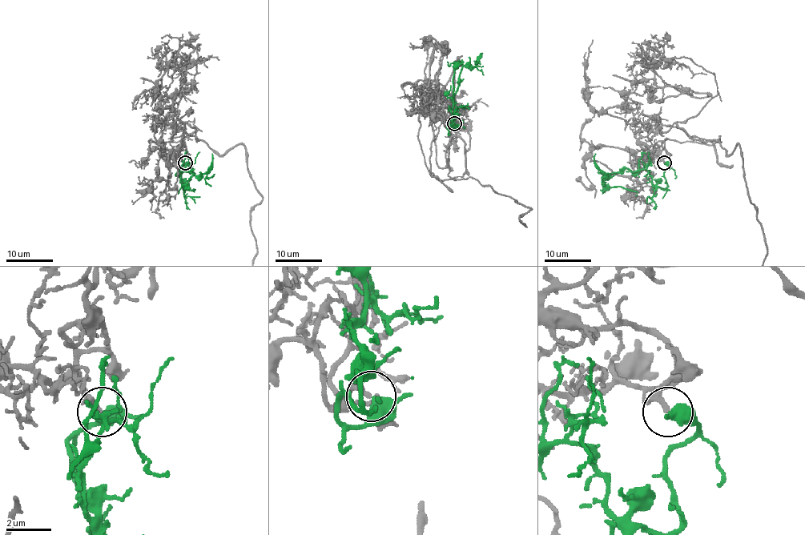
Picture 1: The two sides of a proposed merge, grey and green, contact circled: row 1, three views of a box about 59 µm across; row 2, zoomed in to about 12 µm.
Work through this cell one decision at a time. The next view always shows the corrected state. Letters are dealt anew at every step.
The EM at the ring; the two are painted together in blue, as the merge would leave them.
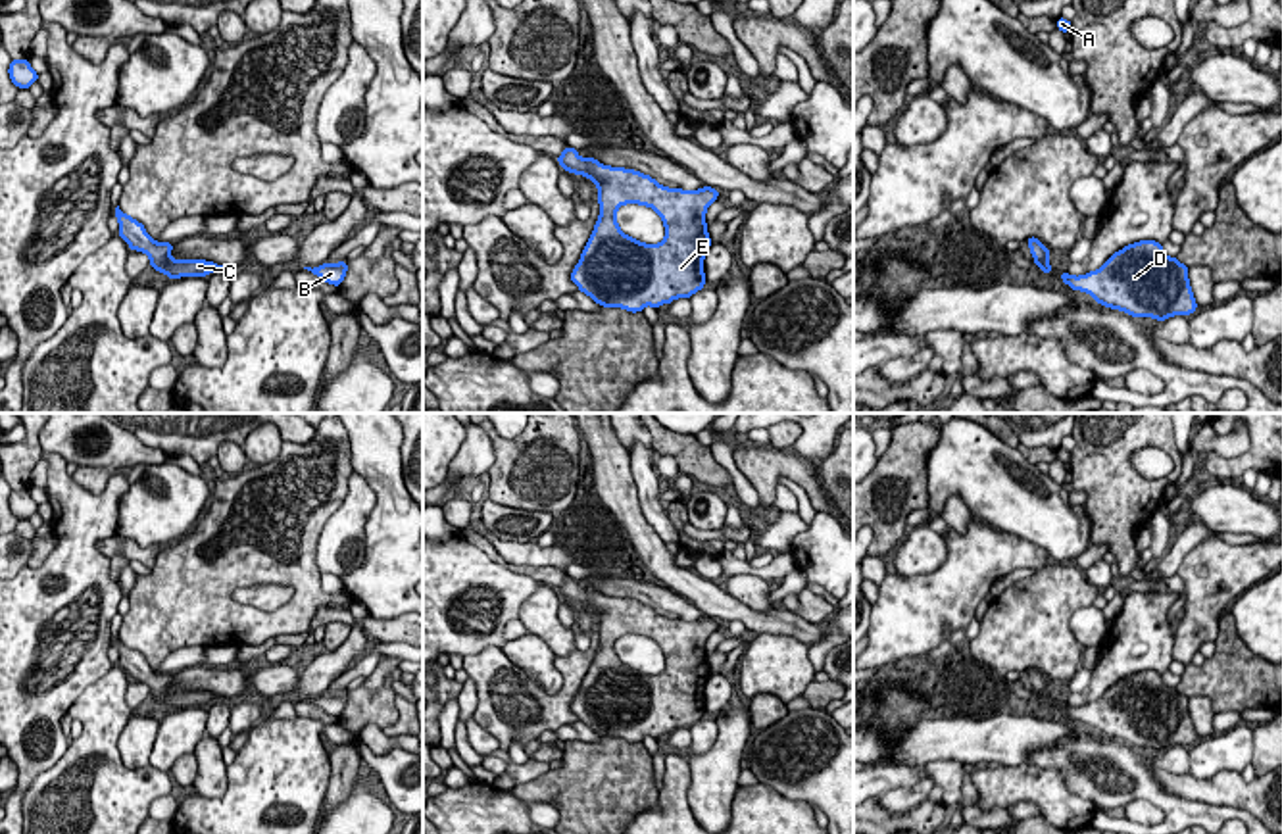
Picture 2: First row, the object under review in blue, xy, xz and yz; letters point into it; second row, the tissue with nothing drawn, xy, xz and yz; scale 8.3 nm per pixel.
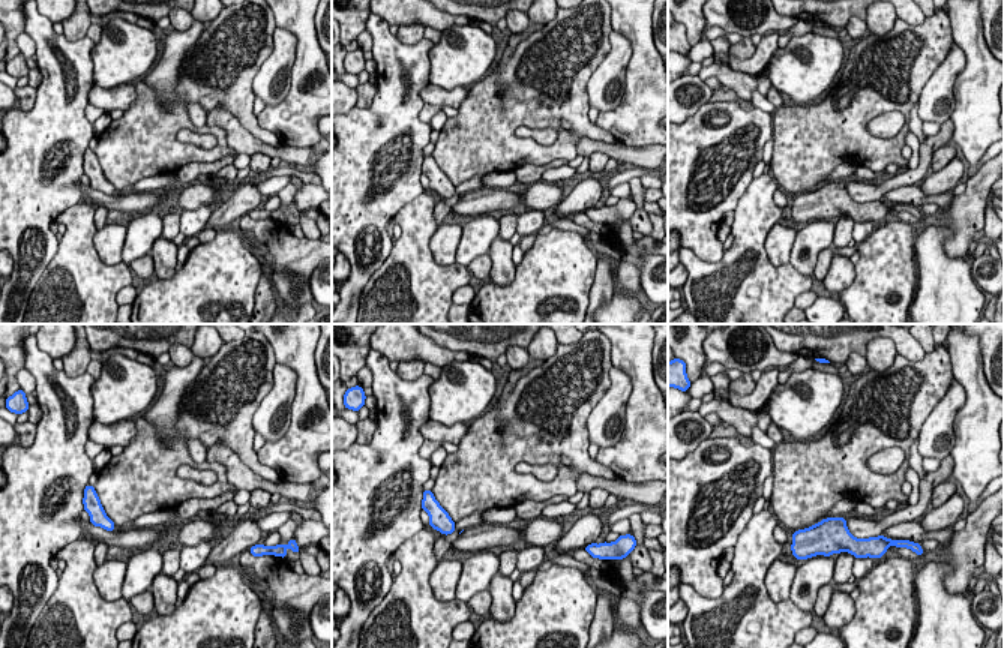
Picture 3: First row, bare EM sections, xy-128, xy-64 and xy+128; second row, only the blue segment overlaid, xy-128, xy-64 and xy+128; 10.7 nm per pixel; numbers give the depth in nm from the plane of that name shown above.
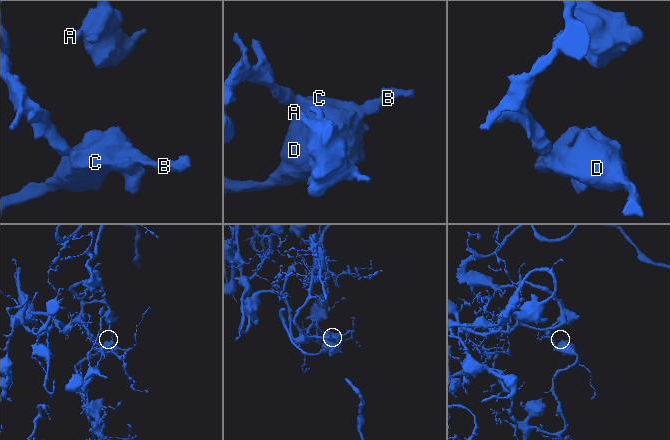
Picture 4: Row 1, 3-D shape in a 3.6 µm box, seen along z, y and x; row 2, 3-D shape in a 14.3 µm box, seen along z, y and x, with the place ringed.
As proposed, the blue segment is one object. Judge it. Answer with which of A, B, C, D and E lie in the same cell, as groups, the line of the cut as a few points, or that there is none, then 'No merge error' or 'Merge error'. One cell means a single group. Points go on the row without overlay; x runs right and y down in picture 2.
Groups: A B C D E. No split. No merge error

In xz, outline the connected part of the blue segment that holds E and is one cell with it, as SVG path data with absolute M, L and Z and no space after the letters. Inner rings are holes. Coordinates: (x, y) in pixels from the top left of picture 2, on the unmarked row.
M571 576L555 590L561 600L590 609L600 626L598 651L571 703L580 723L602 738L636 744L703 719L703 690L711 676L705 642L719 628L717 619L669 619L640 601L604 596L592 586L582 590ZM625 634L657 642L665 669L644 675L625 665L615 648Z

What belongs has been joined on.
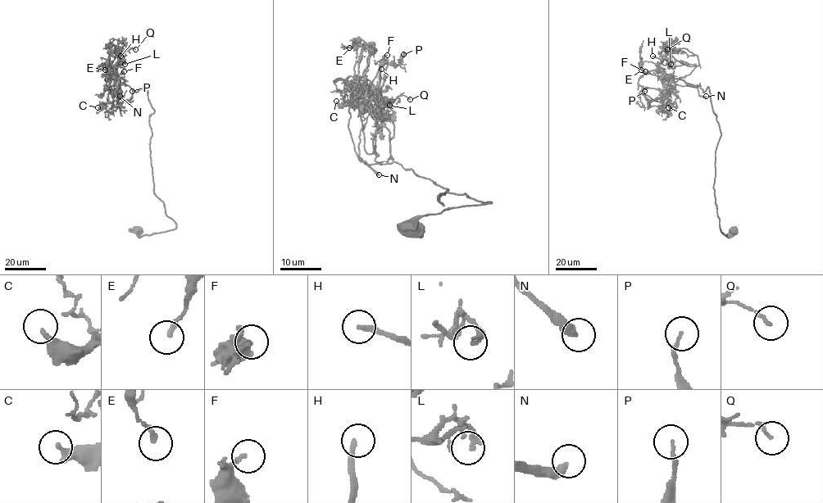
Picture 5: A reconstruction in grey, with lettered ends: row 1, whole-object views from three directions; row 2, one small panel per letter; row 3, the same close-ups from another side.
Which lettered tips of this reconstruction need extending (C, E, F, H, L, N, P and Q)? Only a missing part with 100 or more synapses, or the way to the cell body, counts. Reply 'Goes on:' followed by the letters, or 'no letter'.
Goes on: H

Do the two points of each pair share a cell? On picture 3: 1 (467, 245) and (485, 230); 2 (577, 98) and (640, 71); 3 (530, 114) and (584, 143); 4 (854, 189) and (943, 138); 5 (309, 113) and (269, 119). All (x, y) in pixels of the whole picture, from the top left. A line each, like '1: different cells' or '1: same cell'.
1: same cell
2: different cells
3: different cells
4: same cell
5: same cell

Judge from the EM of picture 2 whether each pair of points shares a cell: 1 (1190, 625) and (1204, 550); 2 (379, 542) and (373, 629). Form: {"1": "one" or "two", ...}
{"1": "one", "2": "two"}

